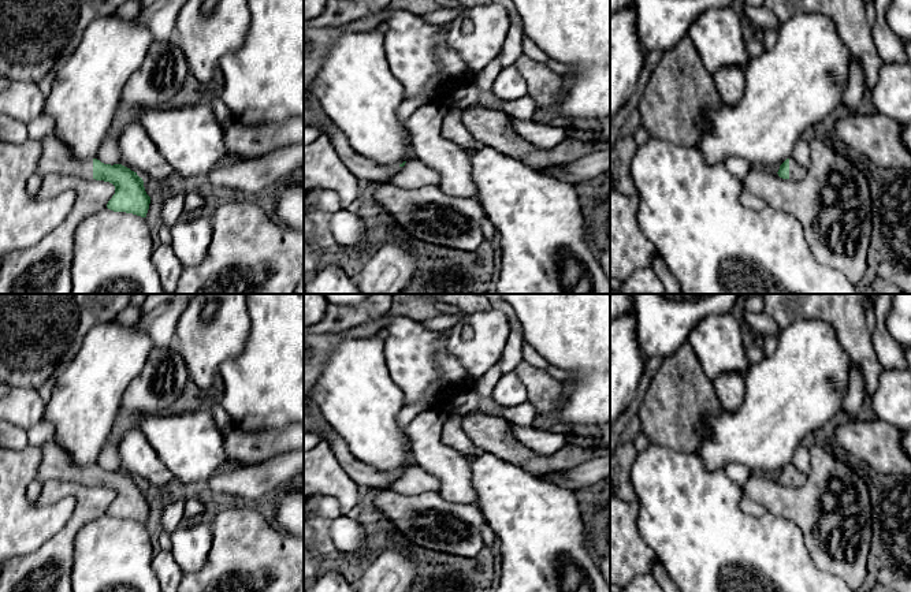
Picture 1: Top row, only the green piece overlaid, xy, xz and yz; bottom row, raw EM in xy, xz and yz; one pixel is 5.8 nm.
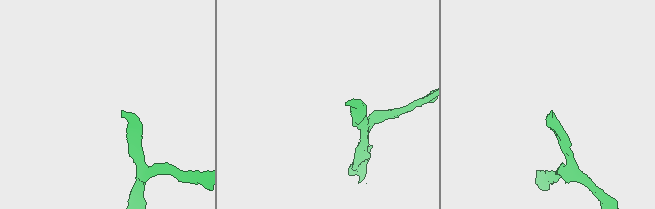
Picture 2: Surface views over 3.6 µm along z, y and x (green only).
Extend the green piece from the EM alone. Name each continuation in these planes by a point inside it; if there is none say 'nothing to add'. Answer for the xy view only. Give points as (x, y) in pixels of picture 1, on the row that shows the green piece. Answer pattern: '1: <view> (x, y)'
1: xy (55, 157)

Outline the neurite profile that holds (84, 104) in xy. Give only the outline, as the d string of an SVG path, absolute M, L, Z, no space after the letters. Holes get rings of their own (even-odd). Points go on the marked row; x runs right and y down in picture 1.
M115 14L92 21L75 52L57 68L42 115L52 119L53 137L77 159L96 159L103 141L114 133L122 113L122 93L129 77L142 64L153 36L146 25Z

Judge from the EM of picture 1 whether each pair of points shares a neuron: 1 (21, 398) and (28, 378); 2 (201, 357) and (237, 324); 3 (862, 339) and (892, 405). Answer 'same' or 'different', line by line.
1: different
2: same
3: different

